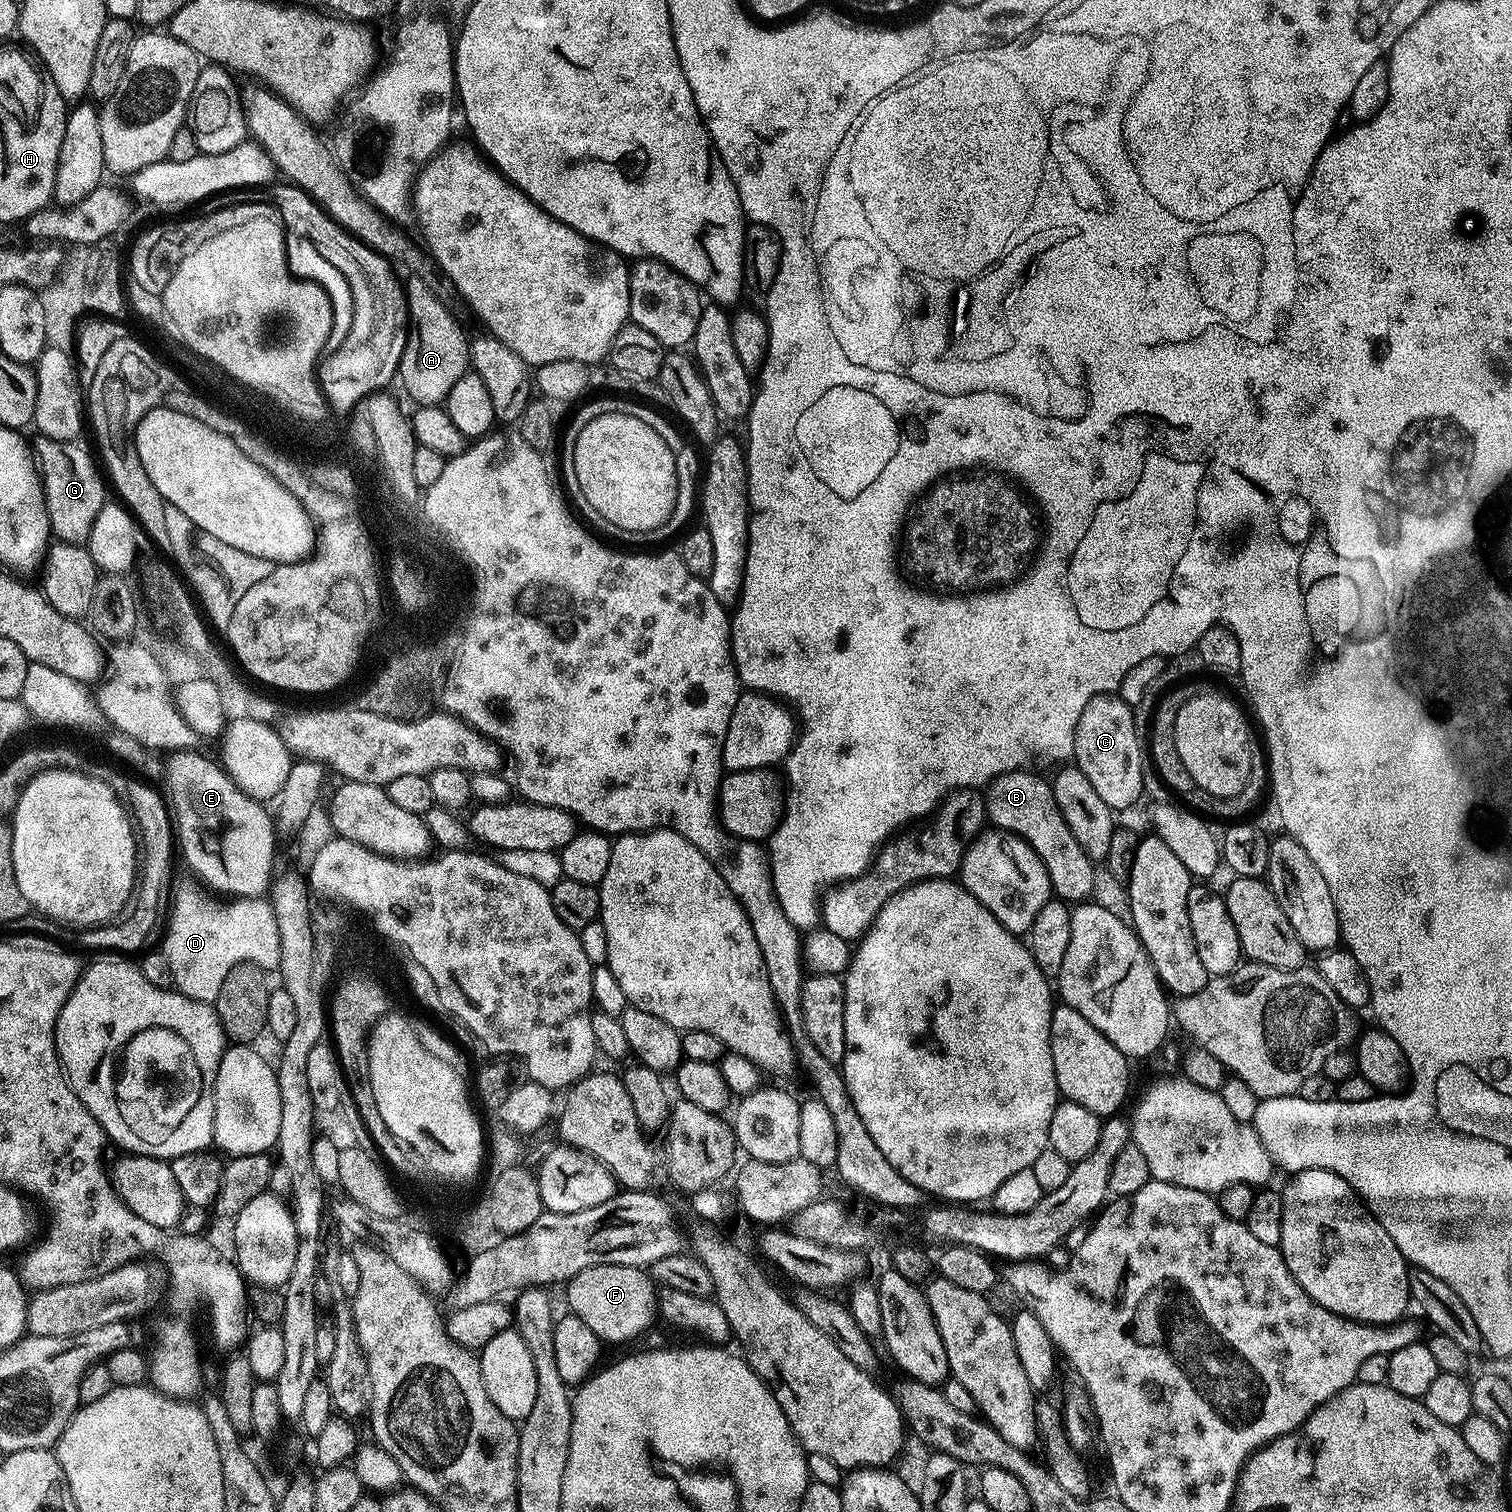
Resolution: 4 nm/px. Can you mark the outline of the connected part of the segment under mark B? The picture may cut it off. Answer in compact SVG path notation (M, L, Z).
M1024 771L1004 772L987 785L983 793L987 819L995 827L1022 837L1042 858L1050 874L1053 893L1059 899L1065 902L1087 901L1096 882L1096 872L1092 869L1095 868L1094 862L1078 846L1074 834L1070 834L1070 826L1066 826L1058 810L1051 783L1032 772Z

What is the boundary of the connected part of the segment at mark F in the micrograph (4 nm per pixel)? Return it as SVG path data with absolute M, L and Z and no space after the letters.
M599 1264L582 1270L567 1281L571 1315L582 1318L601 1341L624 1344L636 1340L658 1320L658 1288L644 1268Z

